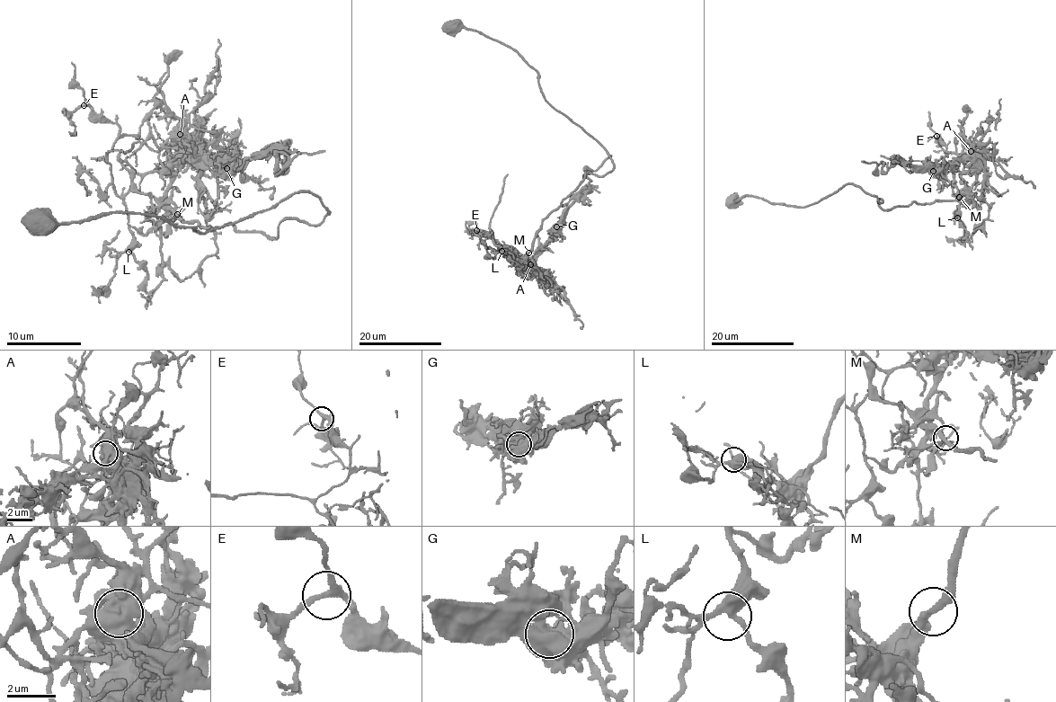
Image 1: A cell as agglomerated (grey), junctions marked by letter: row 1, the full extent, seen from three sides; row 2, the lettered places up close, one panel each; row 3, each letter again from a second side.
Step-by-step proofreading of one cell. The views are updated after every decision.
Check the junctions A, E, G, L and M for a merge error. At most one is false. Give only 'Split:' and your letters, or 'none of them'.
Split: A

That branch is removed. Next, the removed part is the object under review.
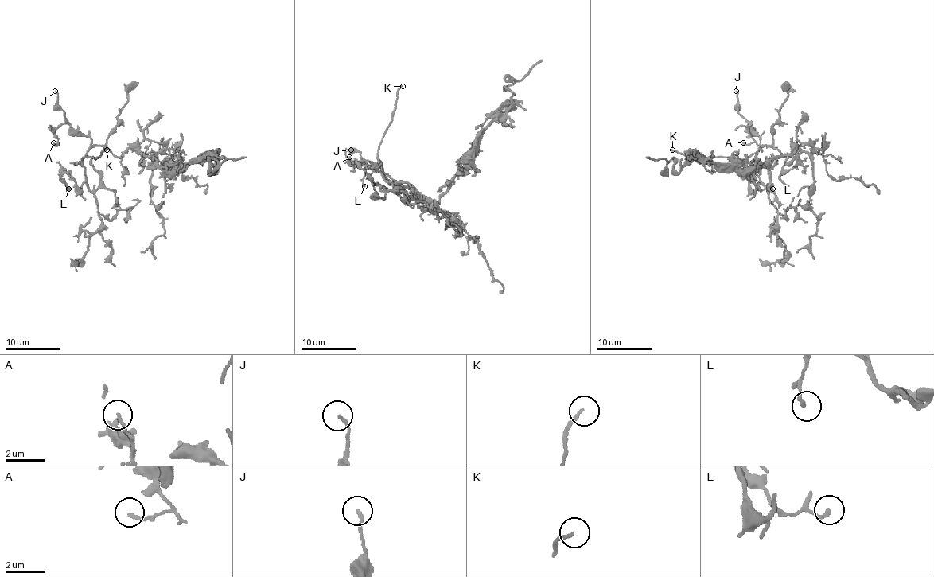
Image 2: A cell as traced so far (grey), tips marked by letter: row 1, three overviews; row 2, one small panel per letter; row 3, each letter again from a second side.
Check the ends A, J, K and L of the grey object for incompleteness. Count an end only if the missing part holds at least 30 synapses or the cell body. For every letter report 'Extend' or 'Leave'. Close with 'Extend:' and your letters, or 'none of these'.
A: Leave
J: Leave
K: Extend
L: Leave
Extend: K

